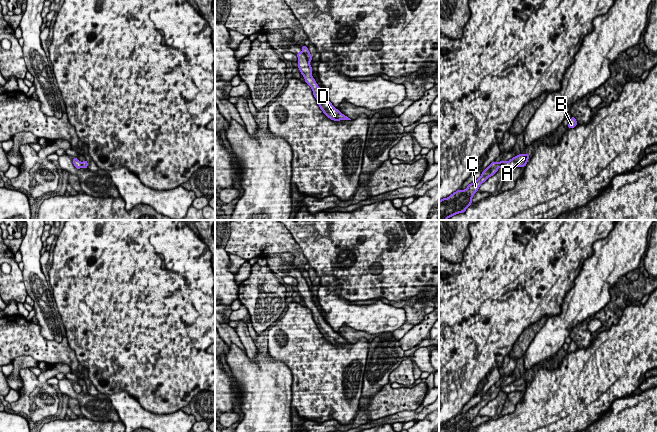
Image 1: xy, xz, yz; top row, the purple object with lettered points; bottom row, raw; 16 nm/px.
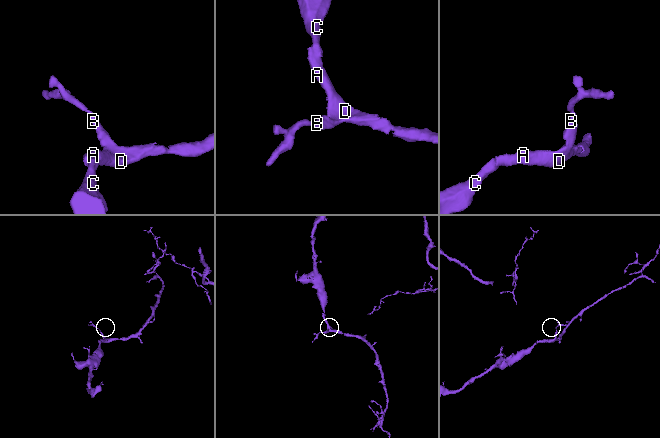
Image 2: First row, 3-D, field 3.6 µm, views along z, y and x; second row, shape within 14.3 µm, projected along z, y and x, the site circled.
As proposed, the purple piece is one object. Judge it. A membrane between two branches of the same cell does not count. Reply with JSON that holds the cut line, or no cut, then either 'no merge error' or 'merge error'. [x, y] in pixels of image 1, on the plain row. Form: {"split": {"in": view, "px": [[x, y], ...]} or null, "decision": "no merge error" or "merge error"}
{"split": {"in": "xz", "px": [[302, 275], [309, 286]]}, "decision": "merge error"}

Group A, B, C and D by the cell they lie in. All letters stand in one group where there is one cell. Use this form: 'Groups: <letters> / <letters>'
Groups: A B D / C

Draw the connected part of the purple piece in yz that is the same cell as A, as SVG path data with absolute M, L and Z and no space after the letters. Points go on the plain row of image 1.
M522 378L513 381L507 386L503 386L501 388L502 392L505 392L506 394L514 392L514 391L525 391L529 383L529 378Z

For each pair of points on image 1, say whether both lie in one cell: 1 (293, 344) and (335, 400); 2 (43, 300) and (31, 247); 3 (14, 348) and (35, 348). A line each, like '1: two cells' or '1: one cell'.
1: one cell
2: one cell
3: one cell

